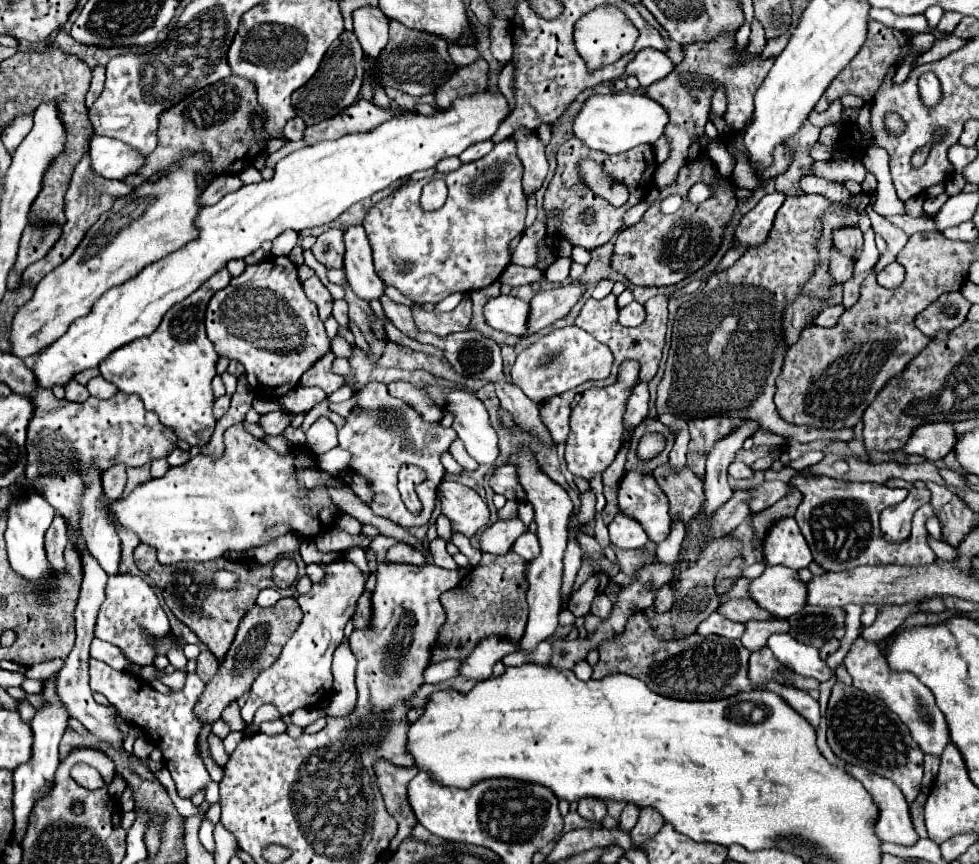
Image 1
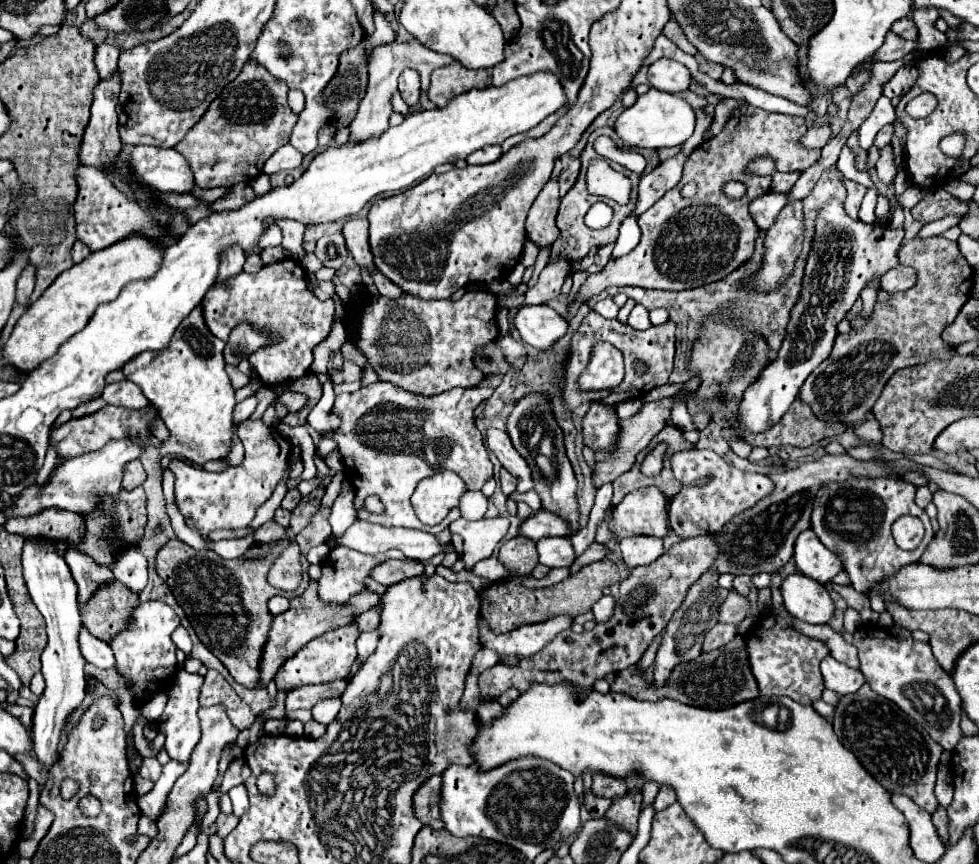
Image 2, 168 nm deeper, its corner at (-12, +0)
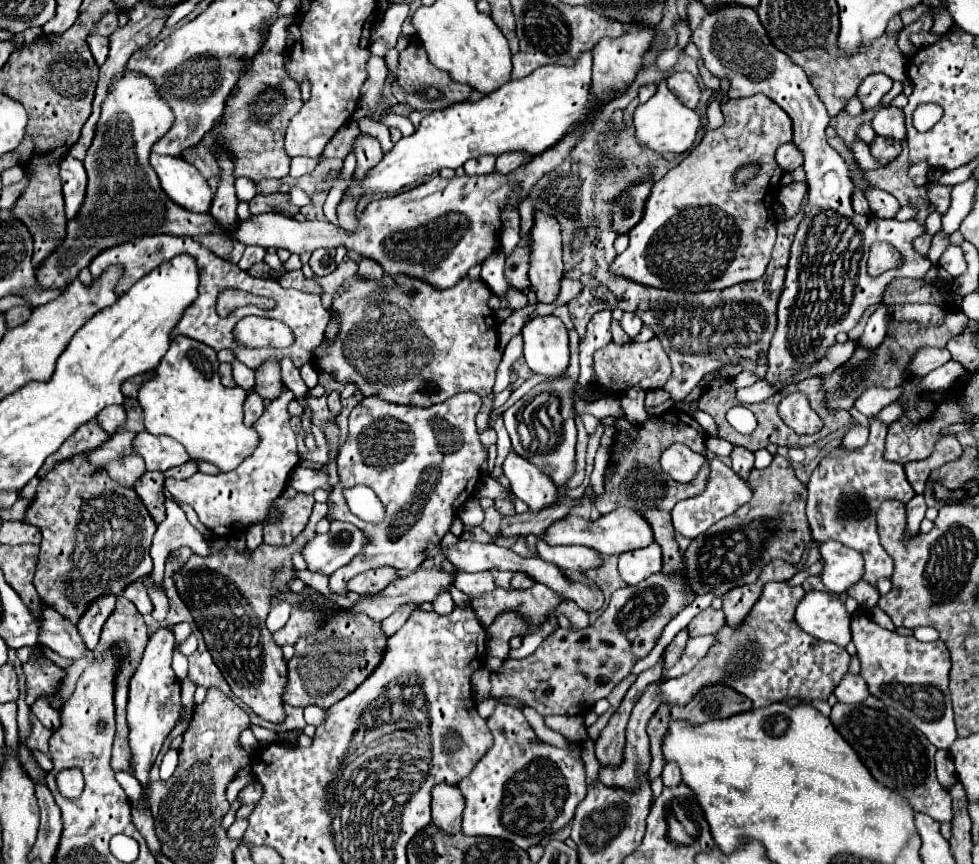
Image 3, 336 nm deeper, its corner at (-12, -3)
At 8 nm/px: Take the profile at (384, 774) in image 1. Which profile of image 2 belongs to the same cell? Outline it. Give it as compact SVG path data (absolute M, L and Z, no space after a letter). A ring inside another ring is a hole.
M431 776L421 784L417 794L413 796L413 808L415 816L435 830L443 828L443 820L439 816L439 788L441 788L441 776Z

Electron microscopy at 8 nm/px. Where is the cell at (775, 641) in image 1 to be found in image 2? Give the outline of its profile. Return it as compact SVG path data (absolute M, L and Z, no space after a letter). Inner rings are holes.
M827 656L821 662L821 672L825 678L825 688L837 692L839 696L855 694L865 684L861 670L853 670L853 668L837 662L833 656Z

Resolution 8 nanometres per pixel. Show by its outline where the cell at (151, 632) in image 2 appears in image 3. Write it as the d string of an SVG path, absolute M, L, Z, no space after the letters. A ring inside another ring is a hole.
M157 627L149 633L149 643L145 647L145 653L129 681L129 703L127 703L127 721L129 721L129 745L135 755L135 777L141 785L149 781L149 769L169 735L169 731L175 727L179 709L181 709L181 685L177 675L171 669L171 657L175 649L175 637L173 631L167 627Z

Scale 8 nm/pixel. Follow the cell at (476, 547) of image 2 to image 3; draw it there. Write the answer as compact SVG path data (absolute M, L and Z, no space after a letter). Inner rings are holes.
M483 571L483 573L459 573L455 577L455 587L461 589L463 593L469 595L479 595L479 593L487 593L495 589L495 579L491 571Z

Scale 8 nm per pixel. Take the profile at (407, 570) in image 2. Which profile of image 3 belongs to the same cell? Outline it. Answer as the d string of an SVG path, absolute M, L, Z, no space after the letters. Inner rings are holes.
M379 567L379 569L371 569L371 571L365 571L357 577L353 577L347 587L349 587L349 591L355 591L359 595L361 593L375 593L397 579L401 579L401 577L395 567Z

